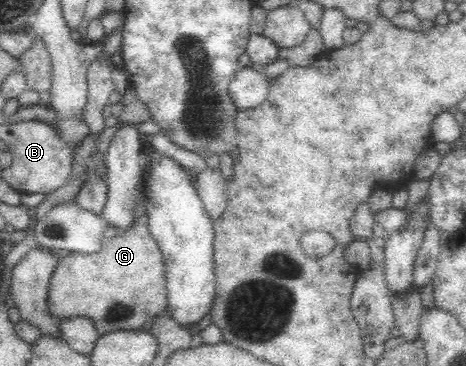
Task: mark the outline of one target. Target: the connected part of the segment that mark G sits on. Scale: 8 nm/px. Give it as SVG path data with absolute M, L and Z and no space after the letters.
M140 178L138 190L134 223L128 229L119 229L106 222L99 252L70 252L59 258L47 296L49 313L55 320L85 316L93 320L97 331L103 335L142 329L148 326L150 319L163 313L168 299L165 265L161 249L147 228L145 179Z

